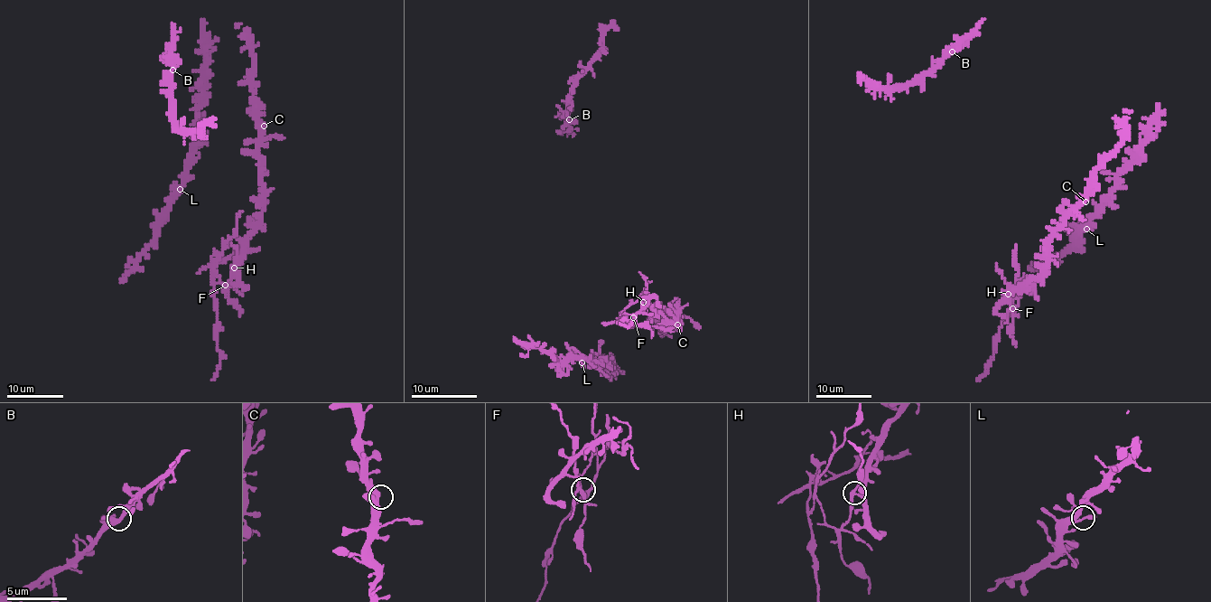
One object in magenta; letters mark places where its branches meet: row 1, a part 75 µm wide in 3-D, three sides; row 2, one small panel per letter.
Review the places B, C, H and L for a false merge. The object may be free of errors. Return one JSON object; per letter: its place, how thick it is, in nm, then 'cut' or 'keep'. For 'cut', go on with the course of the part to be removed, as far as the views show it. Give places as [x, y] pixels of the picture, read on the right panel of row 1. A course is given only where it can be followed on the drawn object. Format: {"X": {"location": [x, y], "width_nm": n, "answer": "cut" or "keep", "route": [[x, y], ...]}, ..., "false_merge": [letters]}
{"B": {"location": [952, 51], "width_nm": 300, "answer": "keep"}, "C": {"location": [1085, 202], "width_nm": 360, "answer": "keep"}, "H": {"location": [1008, 294], "width_nm": 320, "answer": "cut", "route": [[1008, 294], [1010, 308], [1018, 293], [1019, 302], [1000, 329], [995, 352], [987, 371], [976, 380]]}, "L": {"location": [1086, 229], "width_nm": 280, "answer": "keep"}, "false_merge": ["H"]}

